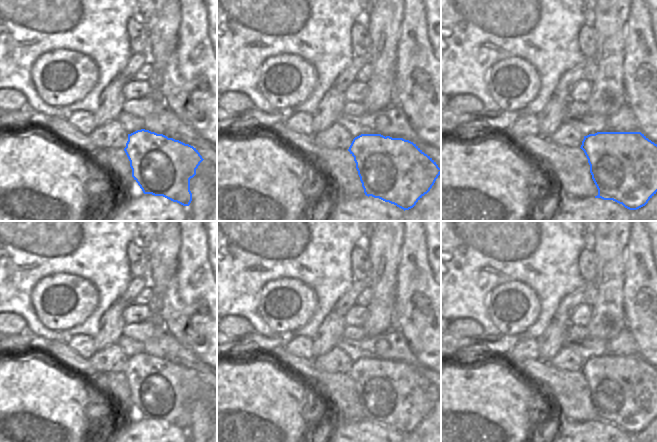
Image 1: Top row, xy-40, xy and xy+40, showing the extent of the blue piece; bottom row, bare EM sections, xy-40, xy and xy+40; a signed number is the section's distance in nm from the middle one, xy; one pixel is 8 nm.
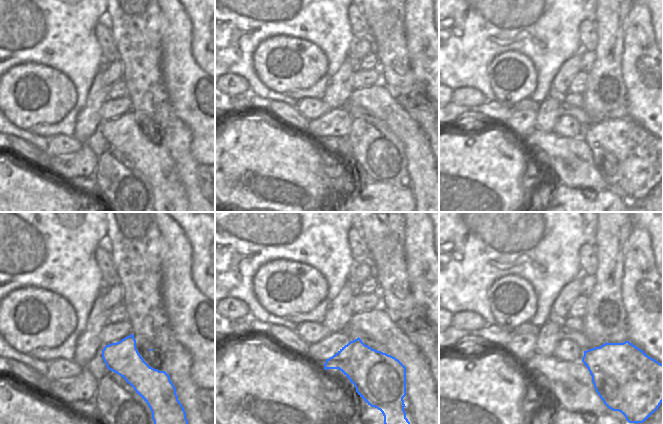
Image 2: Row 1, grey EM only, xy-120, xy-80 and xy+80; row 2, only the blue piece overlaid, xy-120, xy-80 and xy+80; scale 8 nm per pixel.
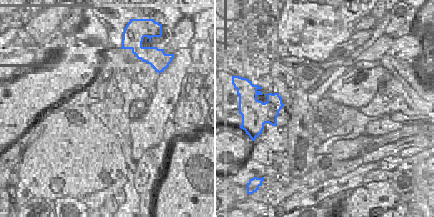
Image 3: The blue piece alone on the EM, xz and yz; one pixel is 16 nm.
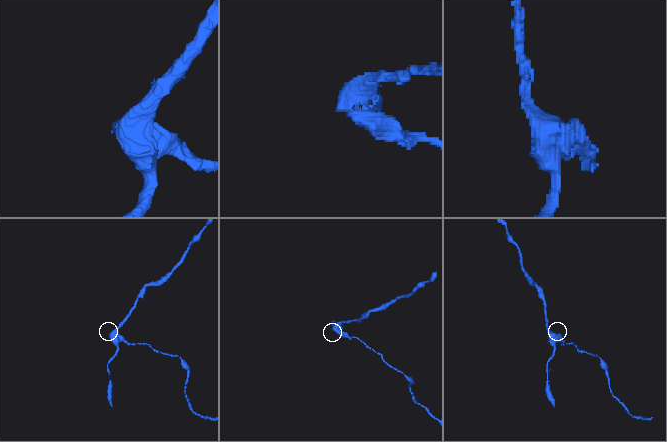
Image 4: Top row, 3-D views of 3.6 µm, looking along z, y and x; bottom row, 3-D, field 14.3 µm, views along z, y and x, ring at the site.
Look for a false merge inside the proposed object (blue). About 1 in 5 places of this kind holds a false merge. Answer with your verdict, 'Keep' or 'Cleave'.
Cleave.

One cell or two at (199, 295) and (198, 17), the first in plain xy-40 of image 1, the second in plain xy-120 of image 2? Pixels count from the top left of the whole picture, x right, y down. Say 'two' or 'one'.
two

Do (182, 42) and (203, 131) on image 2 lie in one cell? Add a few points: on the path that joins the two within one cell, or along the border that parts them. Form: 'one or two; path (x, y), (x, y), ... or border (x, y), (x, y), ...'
one; path (182, 64), (182, 70), (187, 82), (187, 109)

